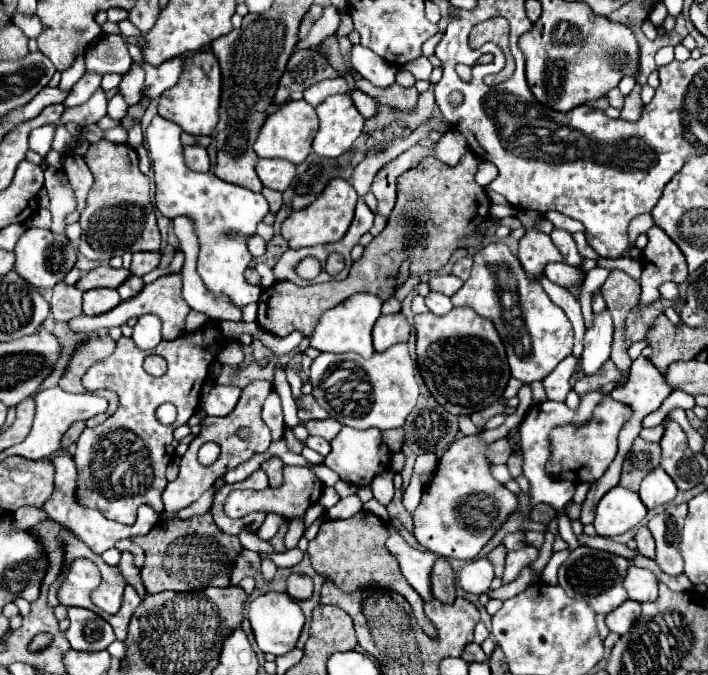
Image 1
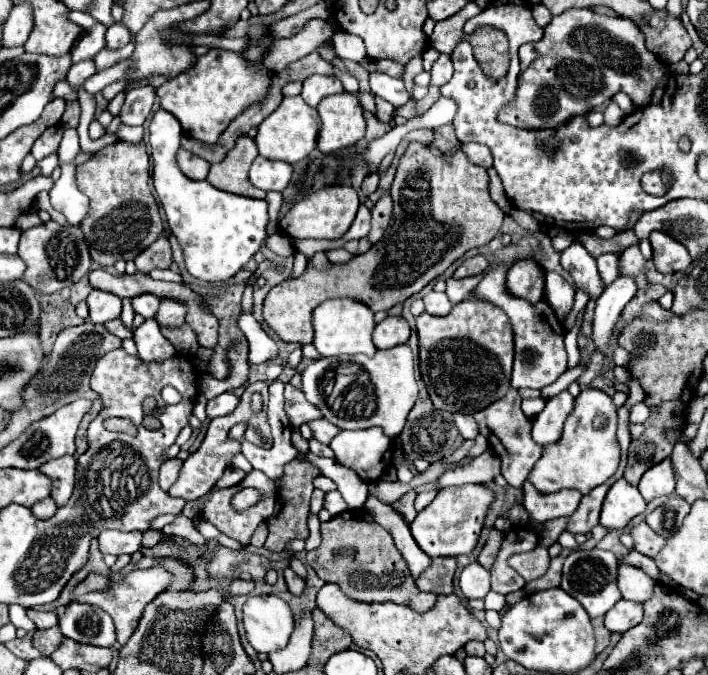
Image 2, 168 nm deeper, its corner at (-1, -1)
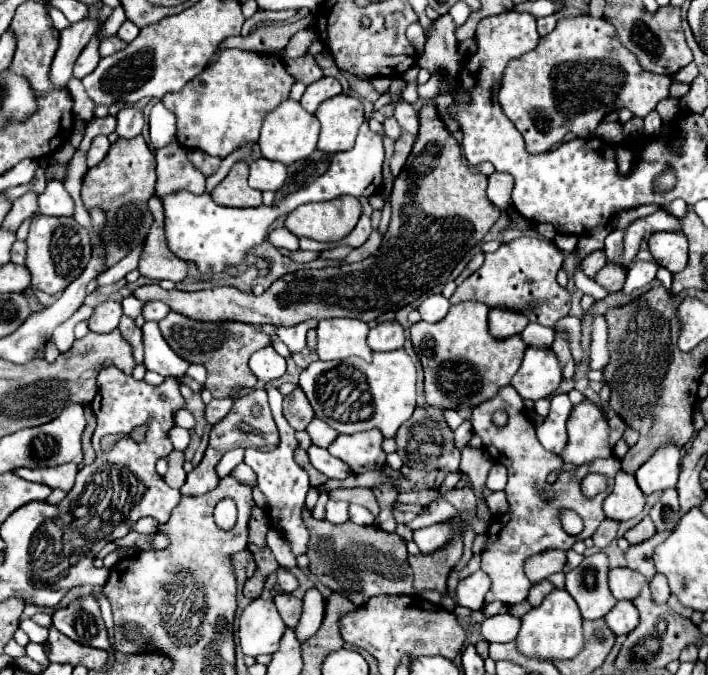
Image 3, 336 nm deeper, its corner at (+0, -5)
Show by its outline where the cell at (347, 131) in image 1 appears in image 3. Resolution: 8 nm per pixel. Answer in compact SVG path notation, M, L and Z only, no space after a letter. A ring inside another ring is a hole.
M339 94L325 100L317 108L315 116L321 122L317 148L327 154L349 150L355 144L357 130L365 120L363 102L351 94Z

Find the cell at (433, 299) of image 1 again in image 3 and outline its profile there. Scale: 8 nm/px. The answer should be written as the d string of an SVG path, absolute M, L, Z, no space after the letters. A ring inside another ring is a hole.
M435 294L435 296L429 296L425 302L421 302L421 306L417 308L419 314L421 314L421 320L425 322L439 322L447 316L449 312L449 300L443 298L441 294Z

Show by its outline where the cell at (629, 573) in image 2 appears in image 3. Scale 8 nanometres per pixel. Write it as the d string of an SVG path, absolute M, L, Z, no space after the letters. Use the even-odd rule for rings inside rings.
M613 568L609 570L609 590L617 600L635 600L645 584L645 576L631 568Z

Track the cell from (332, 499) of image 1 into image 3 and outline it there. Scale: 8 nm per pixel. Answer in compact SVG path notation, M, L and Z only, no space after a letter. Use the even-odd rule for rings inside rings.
M329 500L325 506L325 520L331 524L343 524L349 520L347 514L349 502L341 502L341 500Z

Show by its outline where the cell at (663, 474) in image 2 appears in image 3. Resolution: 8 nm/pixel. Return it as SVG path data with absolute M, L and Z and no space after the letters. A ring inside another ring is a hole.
M673 442L659 446L647 462L643 462L637 472L637 484L645 496L653 492L663 492L667 488L675 488L679 476L679 462L681 462L681 448Z

